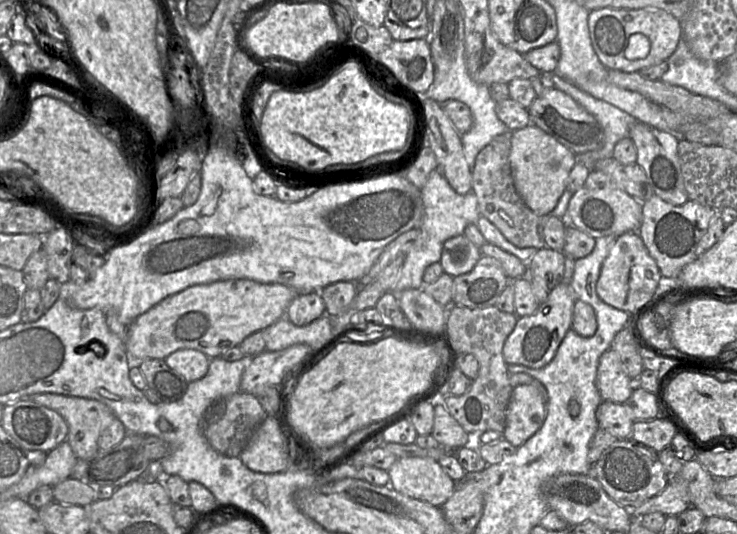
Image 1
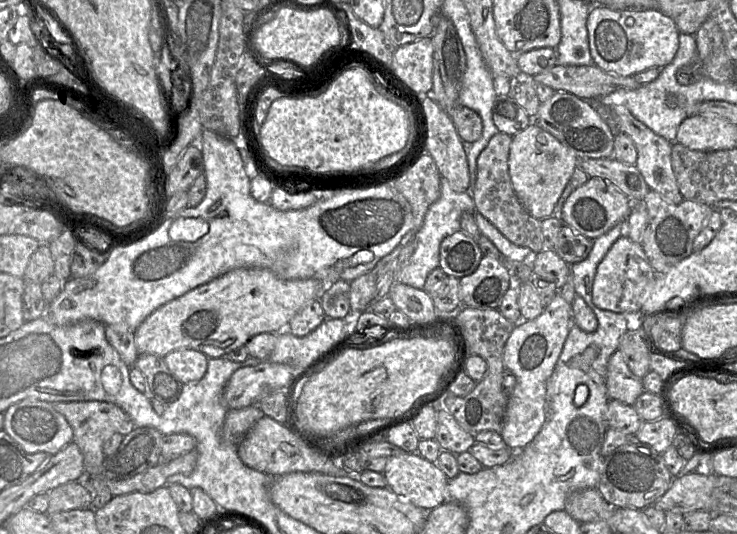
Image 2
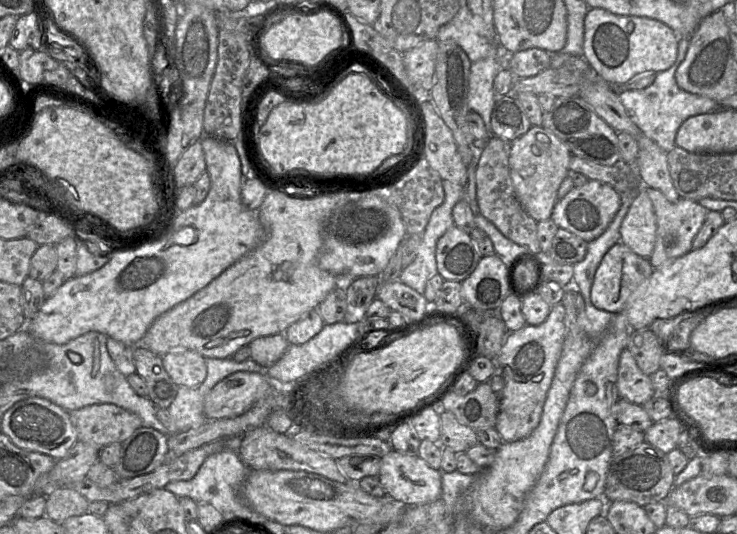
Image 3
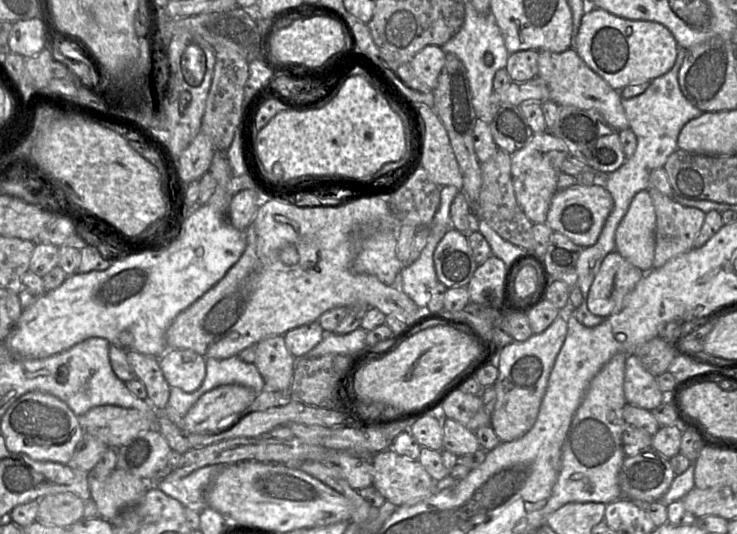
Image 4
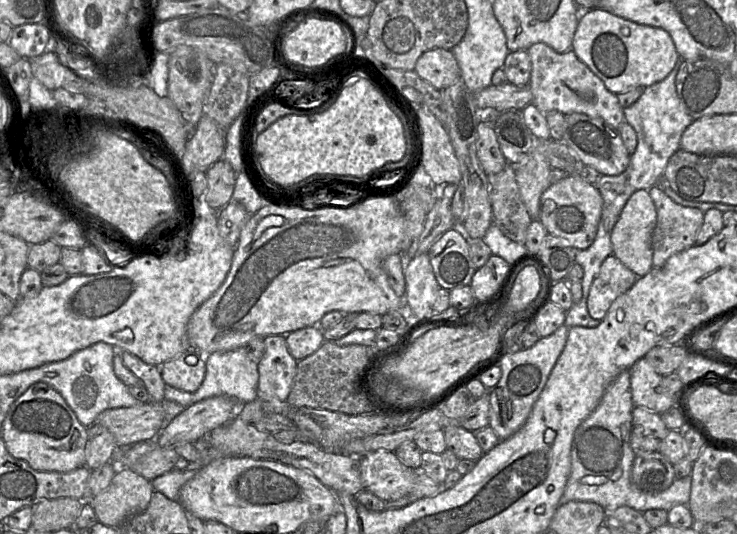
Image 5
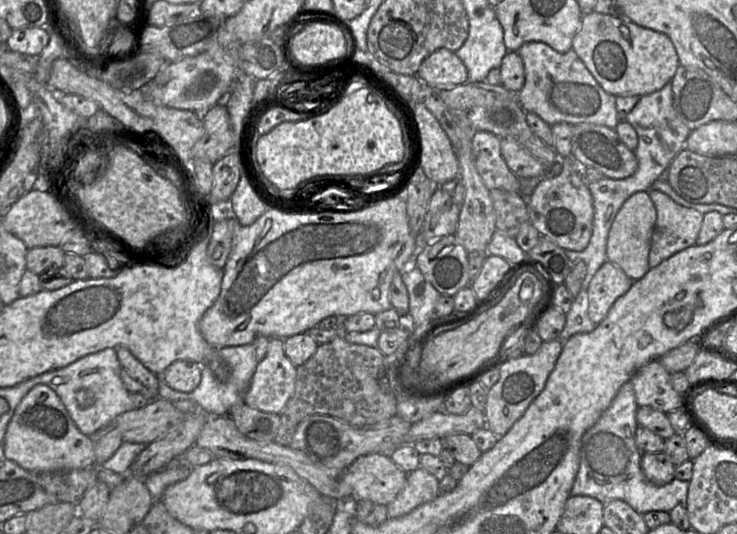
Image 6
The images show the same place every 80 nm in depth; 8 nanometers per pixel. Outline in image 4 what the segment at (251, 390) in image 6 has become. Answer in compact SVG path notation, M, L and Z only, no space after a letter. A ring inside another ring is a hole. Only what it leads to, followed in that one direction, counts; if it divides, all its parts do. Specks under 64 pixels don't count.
M283 335L259 341L254 363L264 379L265 391L290 392L296 358L287 349Z

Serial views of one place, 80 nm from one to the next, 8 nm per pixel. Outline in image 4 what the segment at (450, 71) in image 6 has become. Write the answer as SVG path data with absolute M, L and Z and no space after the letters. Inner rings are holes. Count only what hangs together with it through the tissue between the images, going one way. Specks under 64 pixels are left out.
M428 45L410 61L415 76L428 88L434 90L439 74L445 64L446 53L440 46Z

